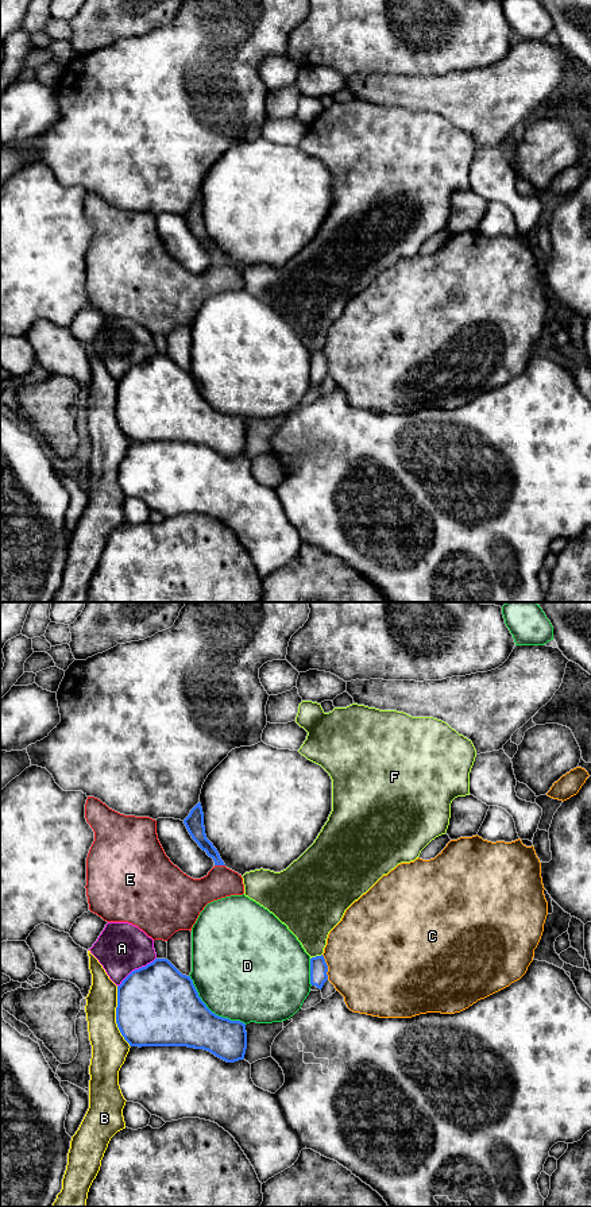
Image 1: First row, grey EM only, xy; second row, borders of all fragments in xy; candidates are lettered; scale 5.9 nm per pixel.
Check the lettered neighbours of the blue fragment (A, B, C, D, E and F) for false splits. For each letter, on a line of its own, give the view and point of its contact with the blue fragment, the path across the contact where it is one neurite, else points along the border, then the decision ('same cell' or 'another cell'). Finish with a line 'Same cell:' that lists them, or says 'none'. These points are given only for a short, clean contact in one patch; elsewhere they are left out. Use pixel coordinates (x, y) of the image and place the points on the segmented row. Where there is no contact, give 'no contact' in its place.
A: xy (136, 970) | another cell
B: xy (116, 1017) | another cell
C: xy (327, 967) | another cell
D: xy (209, 1010) | another cell
E: xy (220, 864) | another cell
F: xy (316, 956) | another cell
Same cell: none

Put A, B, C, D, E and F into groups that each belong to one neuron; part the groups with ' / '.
A / B / C / D / E / F

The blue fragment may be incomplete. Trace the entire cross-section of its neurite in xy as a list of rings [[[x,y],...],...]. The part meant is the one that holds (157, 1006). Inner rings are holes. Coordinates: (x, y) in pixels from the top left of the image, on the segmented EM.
[[[167,959],[132,971],[117,986],[116,1023],[130,1046],[188,1046],[204,1049],[235,1063],[247,1049],[246,1023],[212,1013],[198,996],[190,976],[182,975]]]

